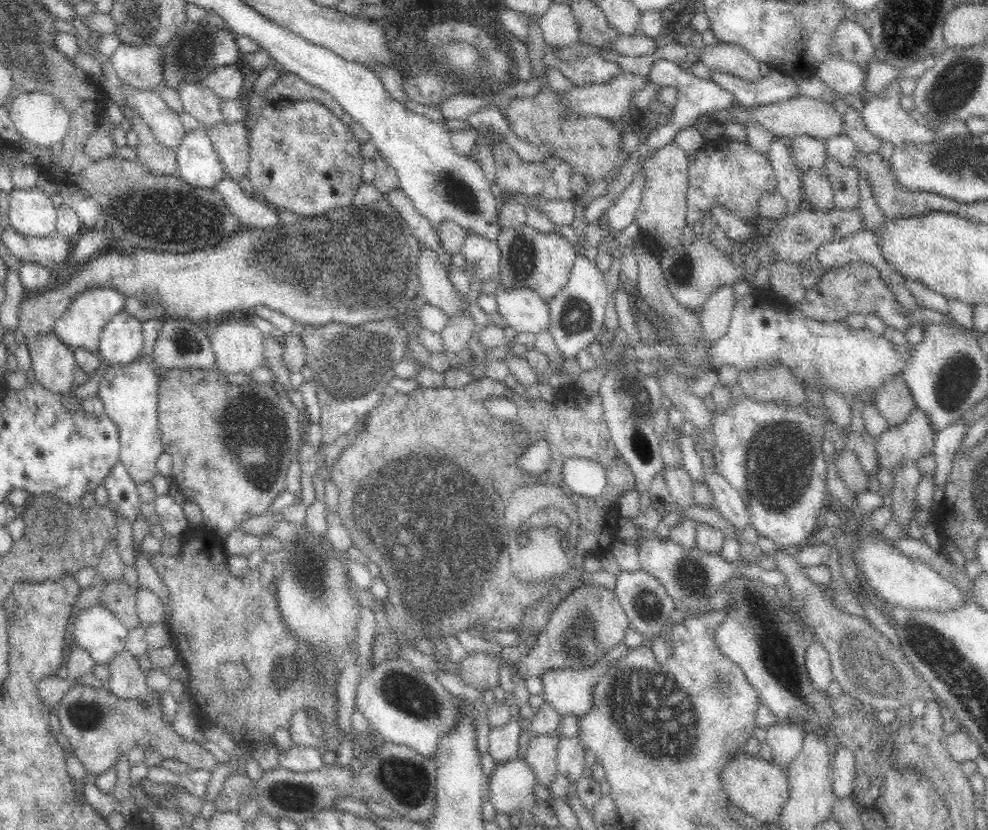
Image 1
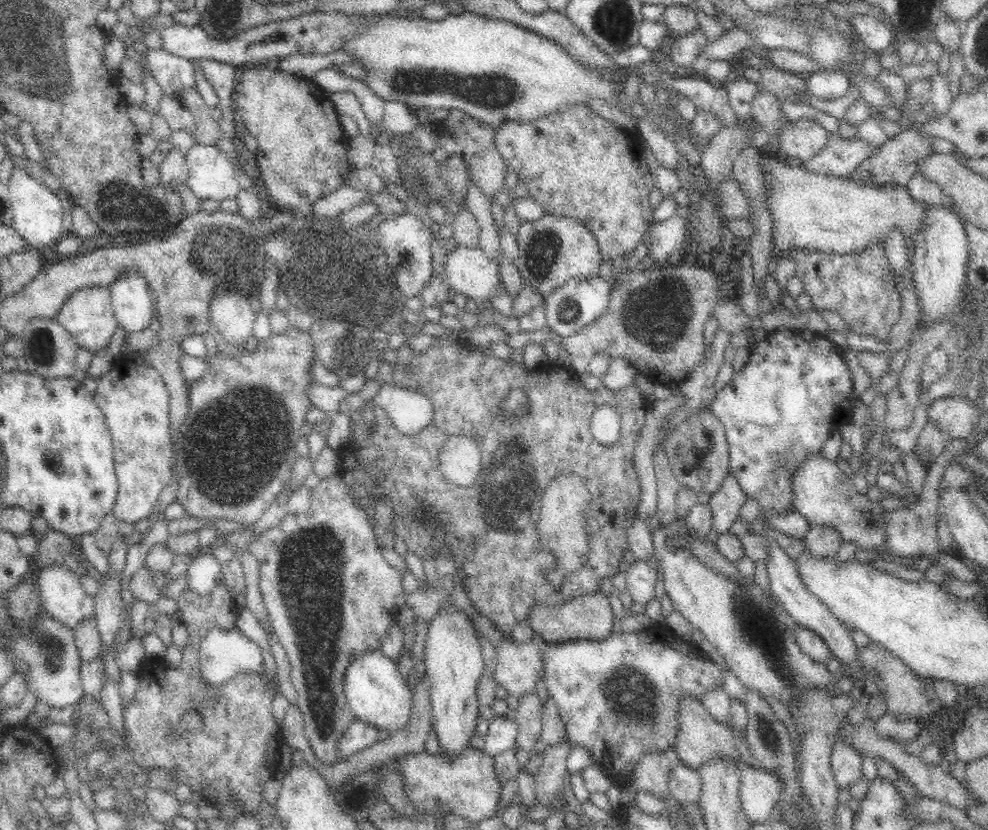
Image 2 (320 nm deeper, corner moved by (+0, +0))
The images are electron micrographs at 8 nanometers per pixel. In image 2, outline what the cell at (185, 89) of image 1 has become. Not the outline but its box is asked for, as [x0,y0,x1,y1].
[145,49,196,96]

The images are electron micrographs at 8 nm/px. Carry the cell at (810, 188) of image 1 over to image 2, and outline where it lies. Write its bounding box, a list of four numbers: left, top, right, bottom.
[800,131,880,177]

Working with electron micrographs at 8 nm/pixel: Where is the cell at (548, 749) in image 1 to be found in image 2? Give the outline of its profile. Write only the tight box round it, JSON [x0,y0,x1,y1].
[510,694,542,753]

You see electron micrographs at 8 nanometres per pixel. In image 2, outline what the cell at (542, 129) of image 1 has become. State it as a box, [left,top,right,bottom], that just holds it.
[495,107,655,263]

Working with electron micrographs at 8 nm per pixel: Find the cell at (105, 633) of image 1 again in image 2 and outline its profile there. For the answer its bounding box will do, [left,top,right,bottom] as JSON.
[36,564,95,628]

